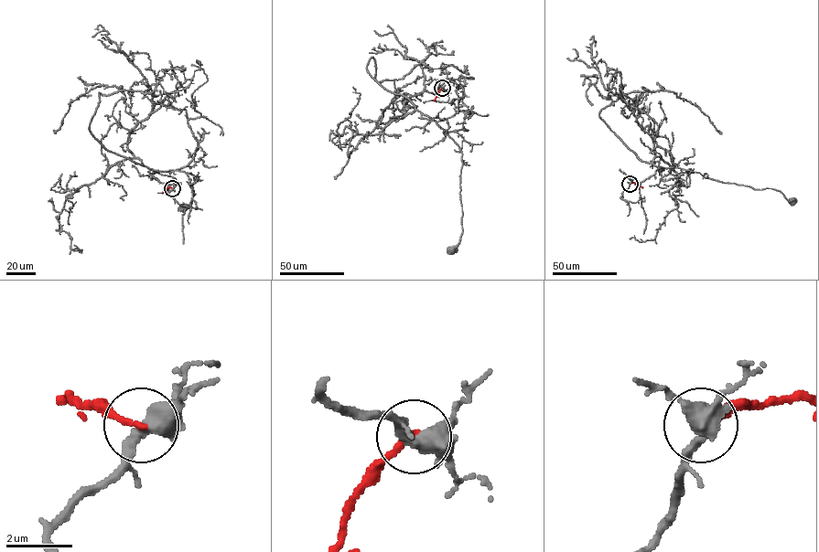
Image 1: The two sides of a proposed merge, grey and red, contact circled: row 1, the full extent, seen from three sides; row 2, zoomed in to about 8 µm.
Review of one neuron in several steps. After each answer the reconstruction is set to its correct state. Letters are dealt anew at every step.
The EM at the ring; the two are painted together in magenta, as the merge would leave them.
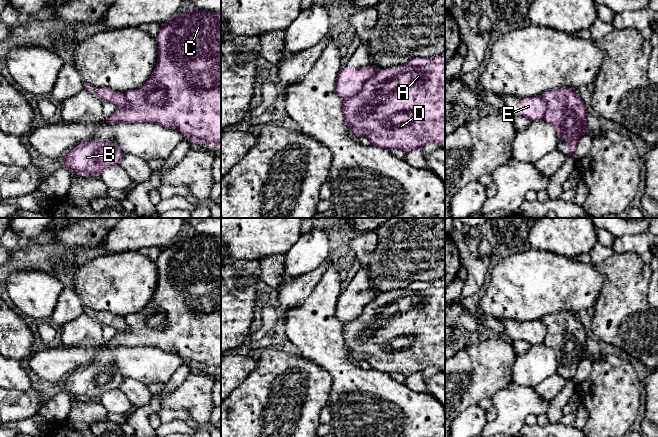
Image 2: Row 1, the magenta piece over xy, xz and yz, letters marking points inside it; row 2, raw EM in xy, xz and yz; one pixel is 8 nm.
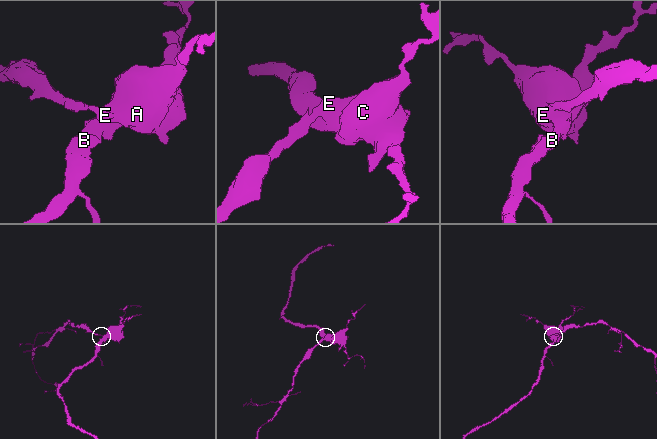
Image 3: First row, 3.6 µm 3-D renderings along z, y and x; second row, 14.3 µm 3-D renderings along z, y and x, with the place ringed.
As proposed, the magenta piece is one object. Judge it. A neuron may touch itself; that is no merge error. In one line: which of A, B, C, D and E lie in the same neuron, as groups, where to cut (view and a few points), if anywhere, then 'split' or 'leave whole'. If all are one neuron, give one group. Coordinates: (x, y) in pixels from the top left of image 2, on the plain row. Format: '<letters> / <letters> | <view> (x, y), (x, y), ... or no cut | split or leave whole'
A B C D / E | xz (377, 295), (353, 319), (342, 323) | split

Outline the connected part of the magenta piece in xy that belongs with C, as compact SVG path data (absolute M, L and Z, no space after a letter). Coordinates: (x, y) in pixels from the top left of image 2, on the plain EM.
M193 231L161 248L155 261L158 267L157 287L150 302L138 313L127 315L126 332L118 332L106 346L152 346L181 356L193 366L221 369L221 236L197 234Z

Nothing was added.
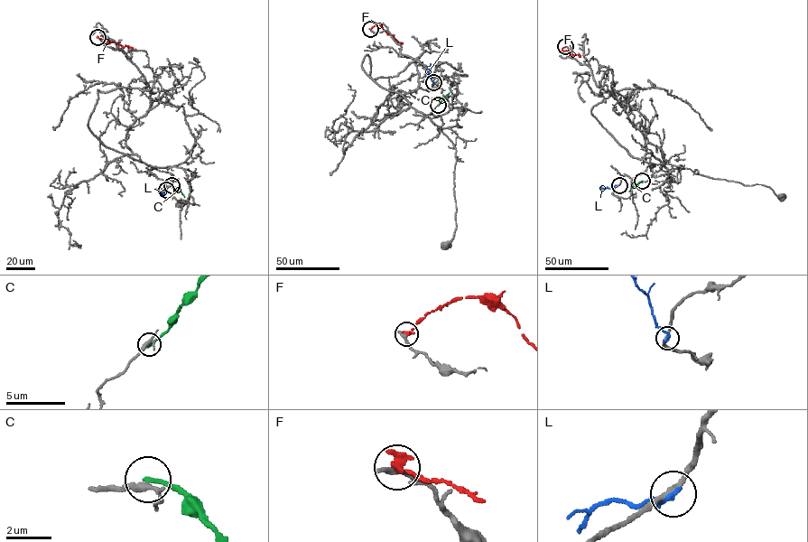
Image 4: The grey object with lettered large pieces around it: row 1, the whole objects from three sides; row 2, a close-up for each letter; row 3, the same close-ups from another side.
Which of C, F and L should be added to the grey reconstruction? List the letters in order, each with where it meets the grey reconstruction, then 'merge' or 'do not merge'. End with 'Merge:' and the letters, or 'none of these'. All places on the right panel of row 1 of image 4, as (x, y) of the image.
C: meets grey at (642, 181); do not merge
F: meets grey at (565, 46); do not merge
L: meets grey at (619, 185); do not merge
Merge: none of these

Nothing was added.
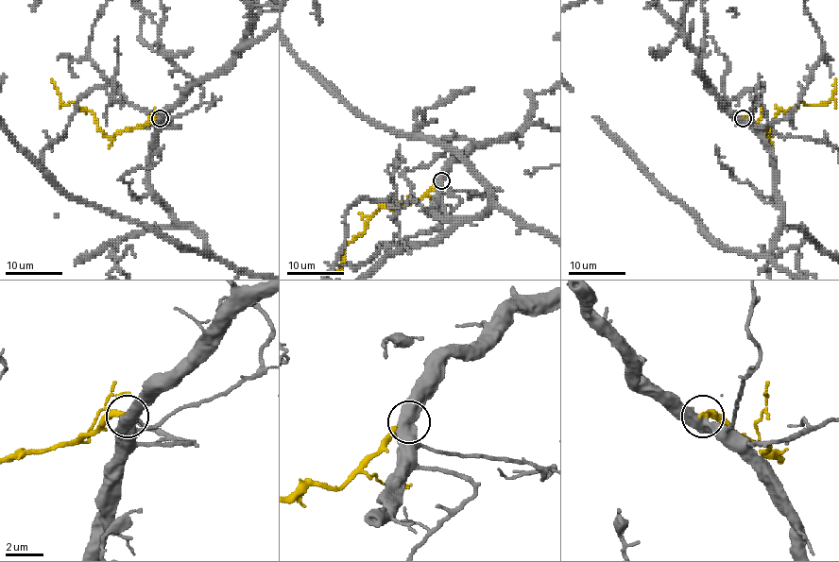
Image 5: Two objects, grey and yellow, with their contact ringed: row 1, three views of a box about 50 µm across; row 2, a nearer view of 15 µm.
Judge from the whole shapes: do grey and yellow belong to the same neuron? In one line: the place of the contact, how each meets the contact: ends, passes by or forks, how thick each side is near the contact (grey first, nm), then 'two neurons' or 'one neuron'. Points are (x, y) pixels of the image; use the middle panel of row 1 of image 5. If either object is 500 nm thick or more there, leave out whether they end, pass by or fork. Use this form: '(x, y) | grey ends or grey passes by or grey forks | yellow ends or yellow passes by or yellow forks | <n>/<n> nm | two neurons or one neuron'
(441, 180) | 600/340 nm | two neurons

